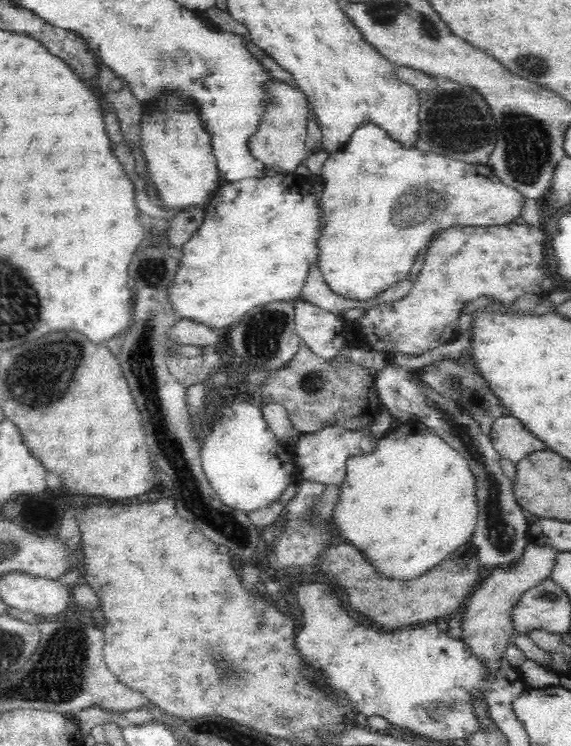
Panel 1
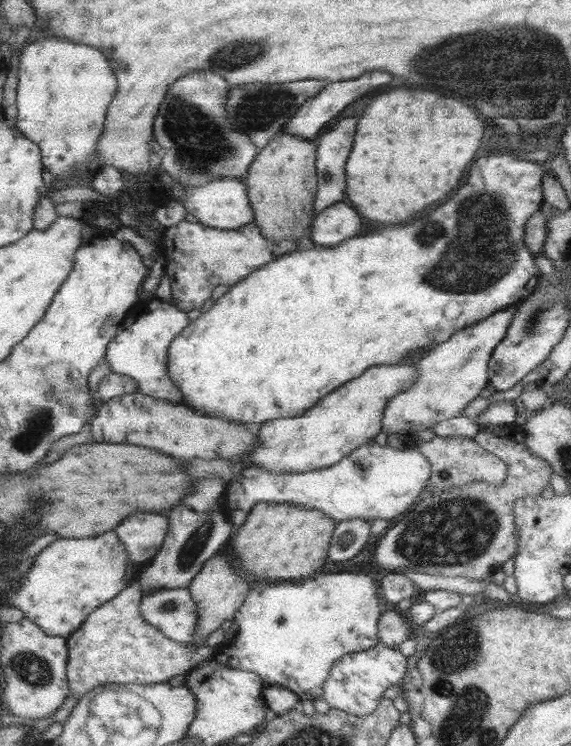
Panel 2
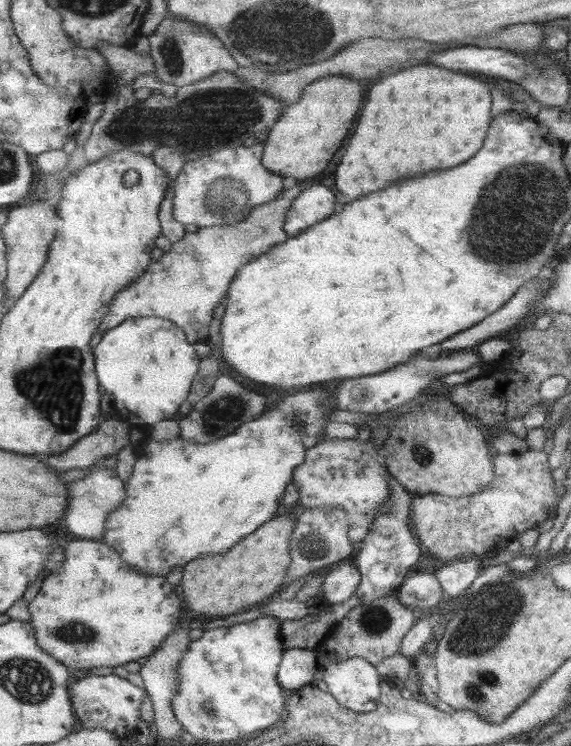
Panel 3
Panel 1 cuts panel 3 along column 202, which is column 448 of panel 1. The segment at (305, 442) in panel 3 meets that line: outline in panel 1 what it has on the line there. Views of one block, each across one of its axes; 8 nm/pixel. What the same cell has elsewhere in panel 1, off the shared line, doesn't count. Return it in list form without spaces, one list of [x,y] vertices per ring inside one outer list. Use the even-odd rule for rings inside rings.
[[[403,423],[398,428],[390,430],[380,439],[376,451],[372,452],[372,454],[351,457],[347,462],[346,479],[340,486],[340,498],[338,498],[338,505],[336,506],[336,512],[334,512],[334,520],[330,522],[350,544],[354,544],[358,550],[362,550],[370,558],[370,562],[382,572],[382,575],[387,580],[390,580],[390,578],[414,580],[414,578],[422,577],[422,574],[426,574],[438,562],[442,562],[454,550],[471,540],[478,520],[477,483],[475,475],[470,469],[469,462],[422,423]]]

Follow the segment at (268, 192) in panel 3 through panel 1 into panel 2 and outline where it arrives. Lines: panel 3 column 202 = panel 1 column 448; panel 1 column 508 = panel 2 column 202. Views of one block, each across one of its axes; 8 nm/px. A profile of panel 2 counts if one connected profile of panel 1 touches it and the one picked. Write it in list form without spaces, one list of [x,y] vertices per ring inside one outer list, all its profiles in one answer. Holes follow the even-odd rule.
[[[215,178],[212,182],[206,183],[204,186],[184,186],[185,197],[182,204],[188,213],[193,214],[198,218],[199,222],[206,226],[211,226],[215,229],[236,230],[254,220],[254,211],[249,203],[247,195],[247,185],[243,178]]]

